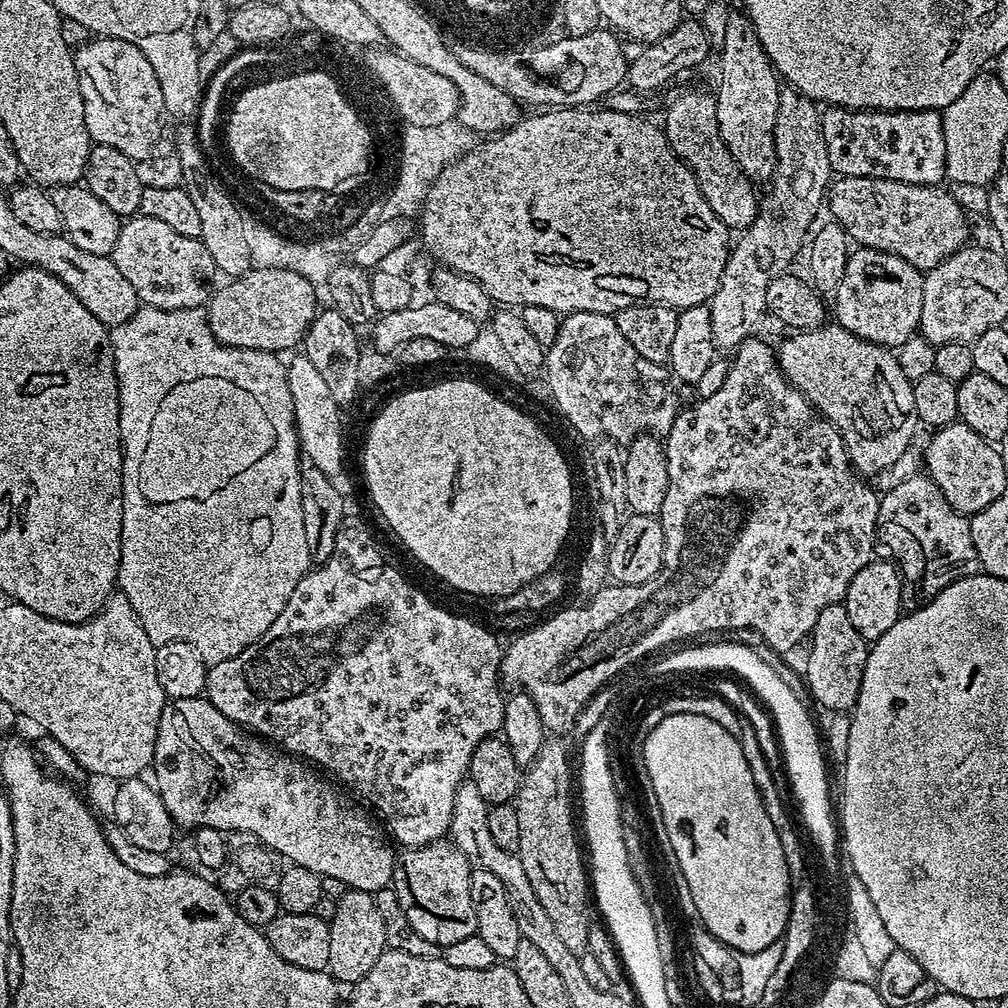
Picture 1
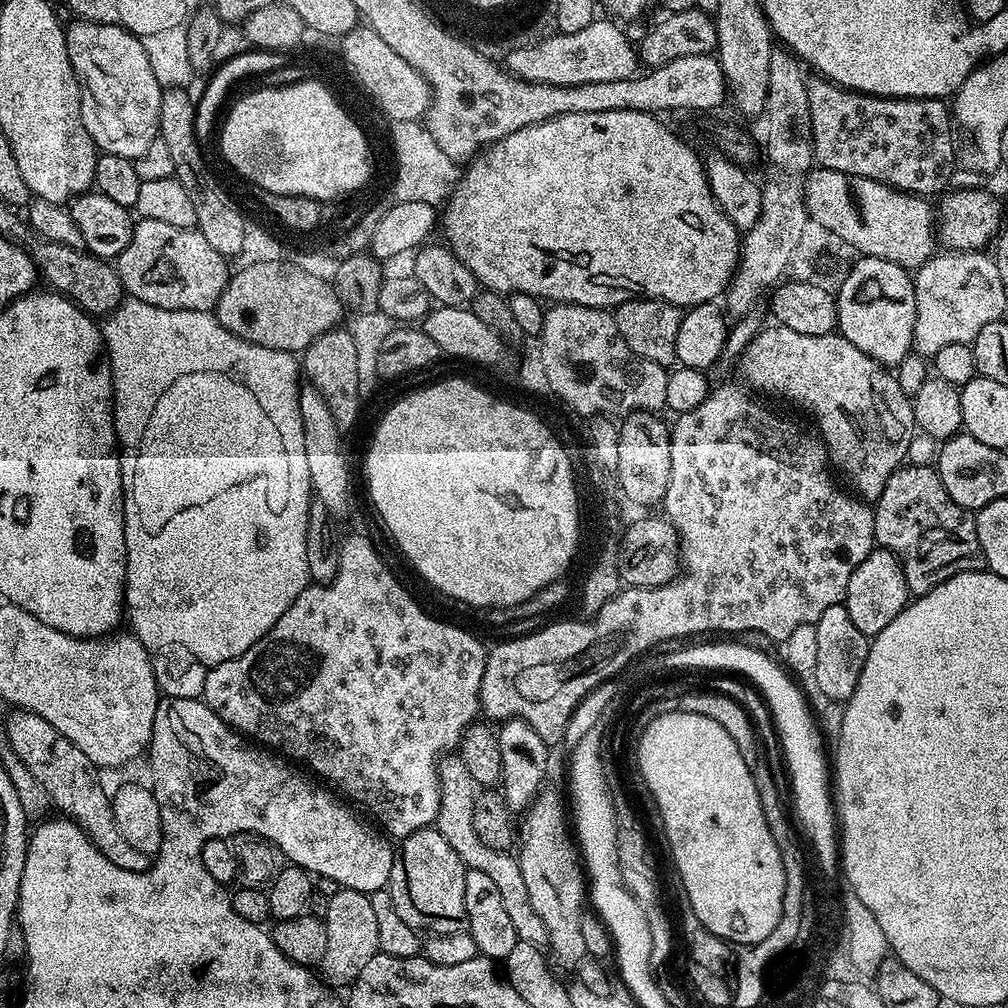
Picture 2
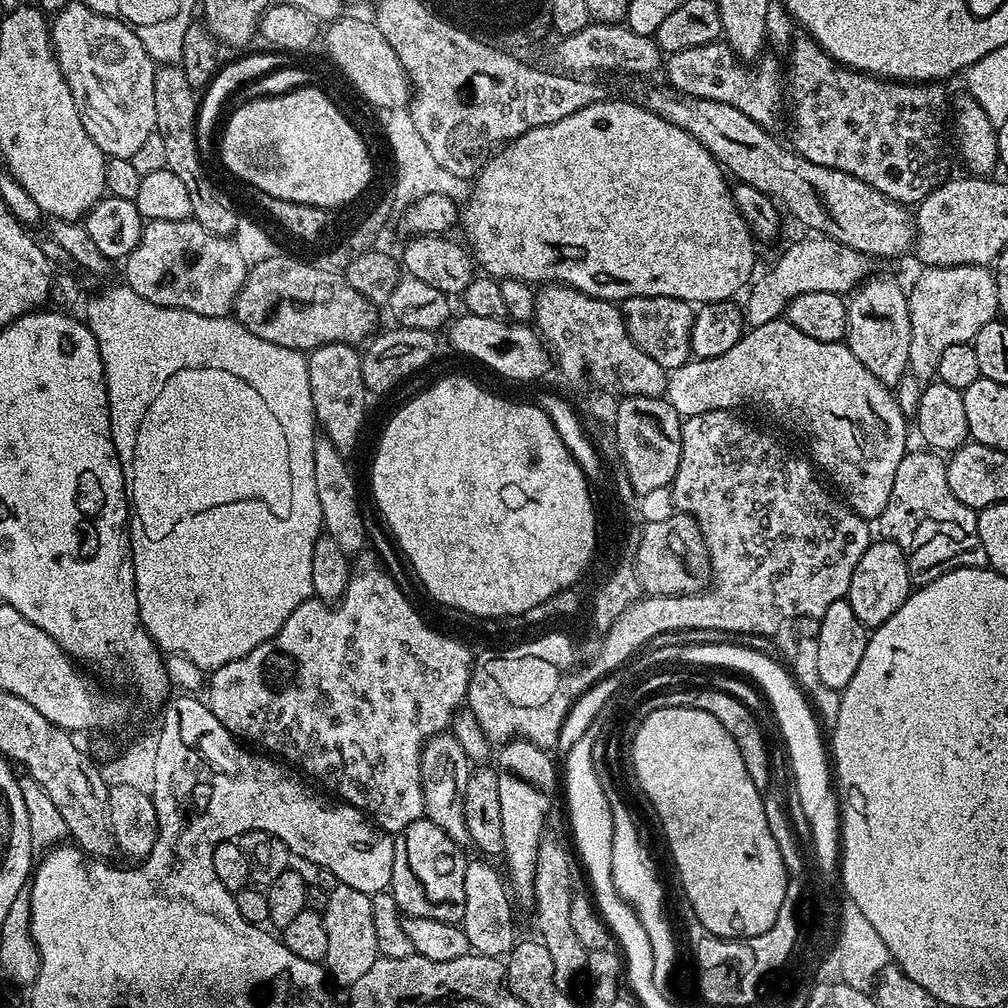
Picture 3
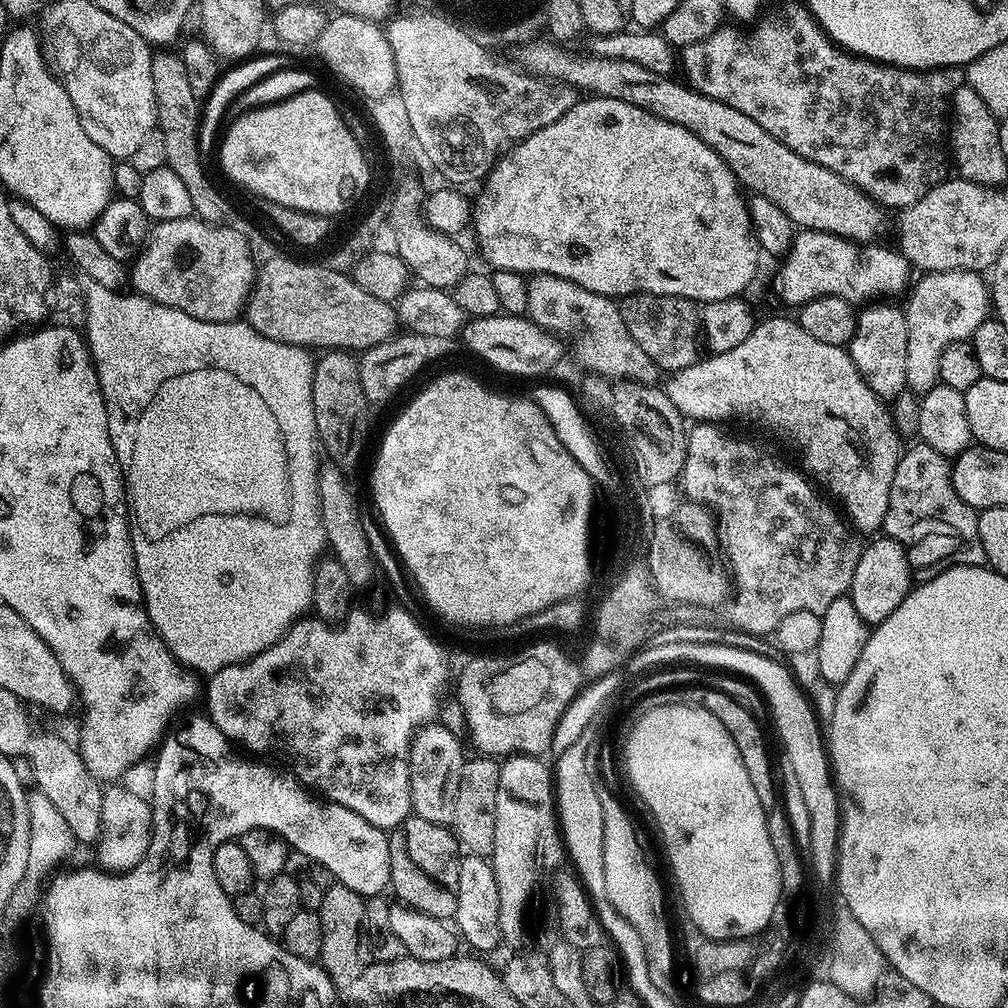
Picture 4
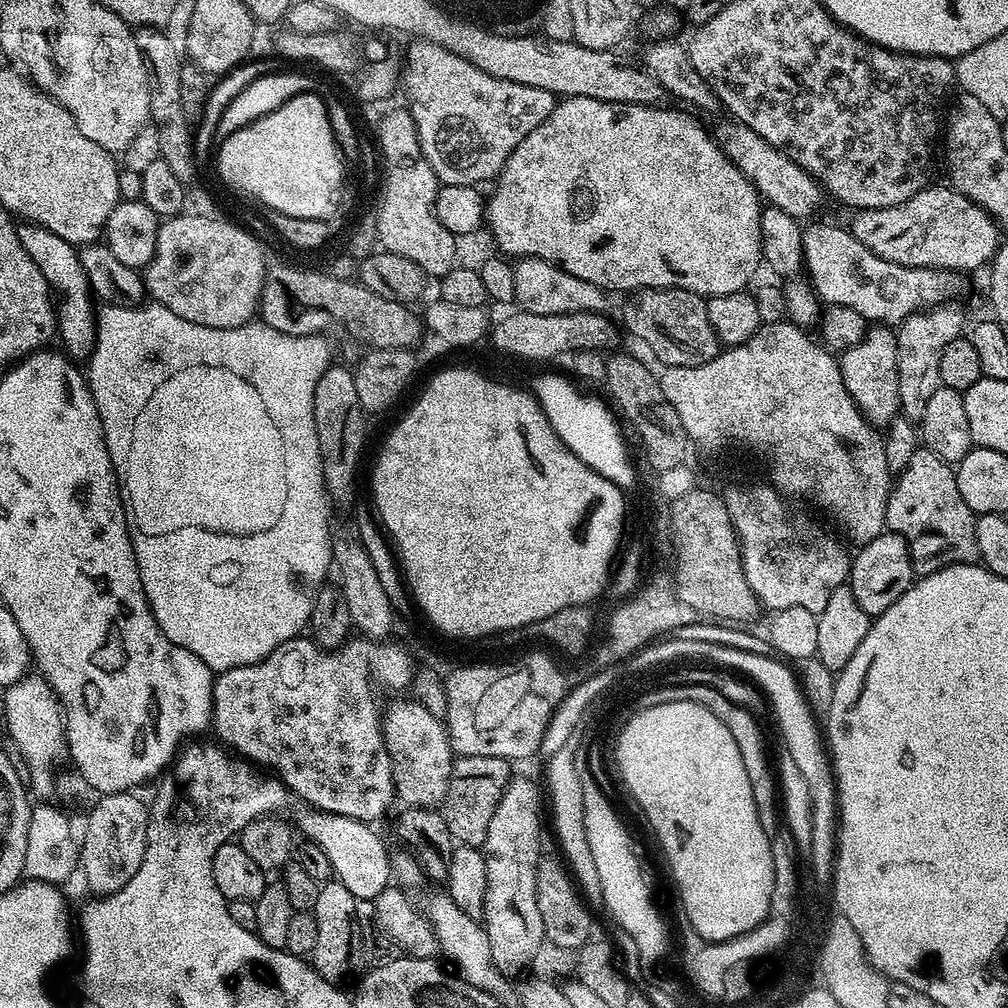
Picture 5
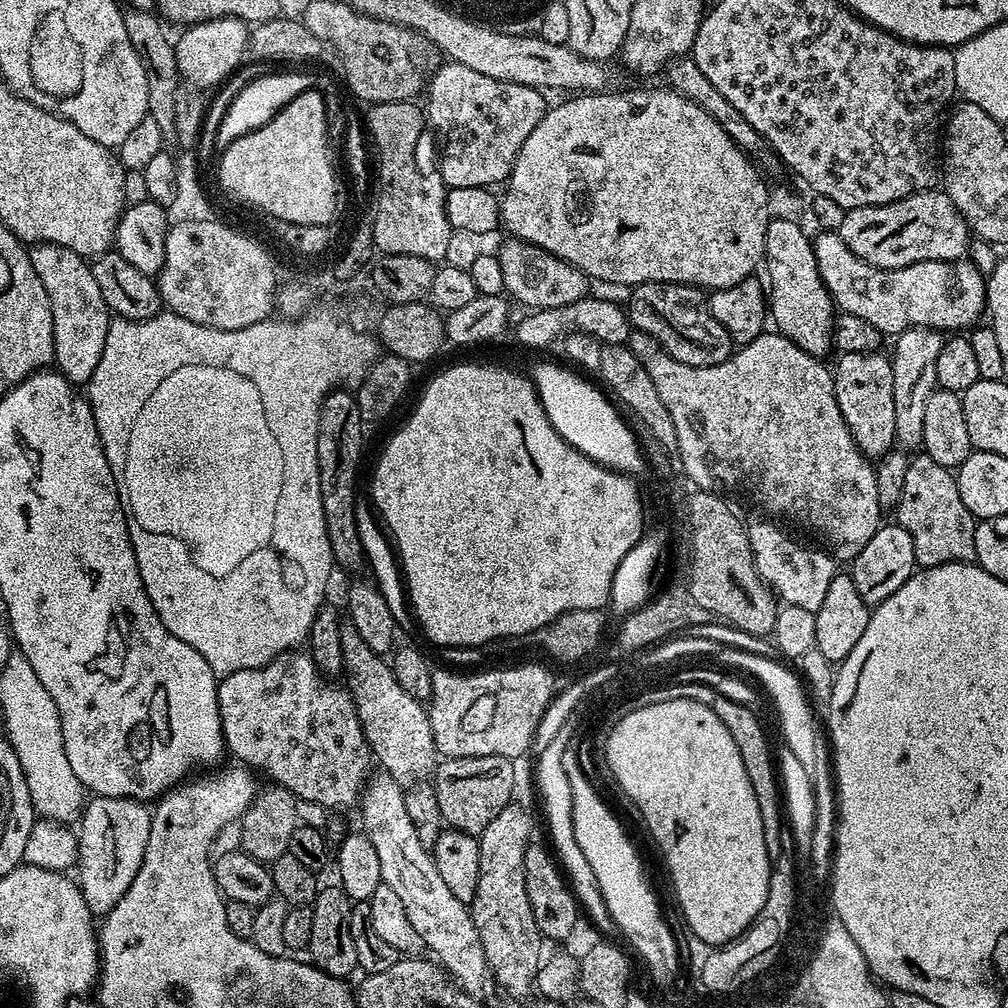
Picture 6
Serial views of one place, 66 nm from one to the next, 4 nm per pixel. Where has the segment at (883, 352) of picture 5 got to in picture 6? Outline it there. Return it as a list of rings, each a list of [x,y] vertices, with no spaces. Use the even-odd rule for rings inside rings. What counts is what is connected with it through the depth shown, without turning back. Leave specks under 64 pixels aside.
[[[883,351],[875,352],[845,352],[839,357],[840,361],[834,364],[832,381],[834,381],[834,394],[838,398],[838,410],[842,410],[842,418],[856,440],[860,451],[869,458],[879,458],[893,451],[896,444],[896,431],[894,430],[894,374],[892,362]]]

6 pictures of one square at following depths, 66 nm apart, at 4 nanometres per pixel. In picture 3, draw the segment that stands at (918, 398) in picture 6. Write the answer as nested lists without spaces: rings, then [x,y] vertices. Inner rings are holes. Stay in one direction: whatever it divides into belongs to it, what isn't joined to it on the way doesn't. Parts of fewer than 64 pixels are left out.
[[[983,264],[966,266],[925,267],[907,289],[910,310],[910,358],[911,375],[921,382],[936,376],[938,358],[946,346],[958,346],[971,342],[986,322],[997,319],[1000,311],[998,286],[991,267]]]

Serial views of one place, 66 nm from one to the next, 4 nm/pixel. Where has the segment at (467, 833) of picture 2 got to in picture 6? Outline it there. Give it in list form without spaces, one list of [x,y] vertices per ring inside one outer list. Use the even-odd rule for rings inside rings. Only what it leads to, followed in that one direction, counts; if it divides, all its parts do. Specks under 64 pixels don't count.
[[[351,622],[341,623],[340,632],[342,658],[344,659],[342,672],[344,676],[348,675],[346,687],[352,693],[352,701],[364,731],[364,741],[372,749],[375,763],[381,764],[379,767],[403,790],[423,785],[427,781],[424,779],[427,776],[429,779],[435,773],[438,763],[438,753],[427,707],[410,694],[406,694],[406,690],[402,690],[402,686],[398,686],[398,678],[394,678],[391,663],[383,655],[375,653],[366,646],[366,642],[362,640],[358,630]]]

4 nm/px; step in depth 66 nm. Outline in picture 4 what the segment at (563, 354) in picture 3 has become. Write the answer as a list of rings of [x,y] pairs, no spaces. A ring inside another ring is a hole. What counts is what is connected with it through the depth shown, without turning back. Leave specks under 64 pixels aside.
[[[554,274],[533,275],[527,286],[528,319],[548,332],[580,332],[580,352],[584,355],[585,369],[616,382],[624,379],[652,382],[657,379],[655,362],[646,358],[646,350],[630,338],[630,330],[626,330],[626,322],[622,322],[620,305],[613,297],[594,294],[586,290],[586,286],[578,286],[578,282],[570,282]]]

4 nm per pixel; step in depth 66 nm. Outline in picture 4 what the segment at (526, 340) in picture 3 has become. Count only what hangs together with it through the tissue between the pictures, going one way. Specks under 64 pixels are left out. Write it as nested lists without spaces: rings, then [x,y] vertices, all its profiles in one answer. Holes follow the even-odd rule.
[[[527,315],[477,316],[465,323],[462,331],[464,344],[480,360],[508,376],[540,376],[548,372],[560,360],[564,344],[559,335],[539,328]]]

